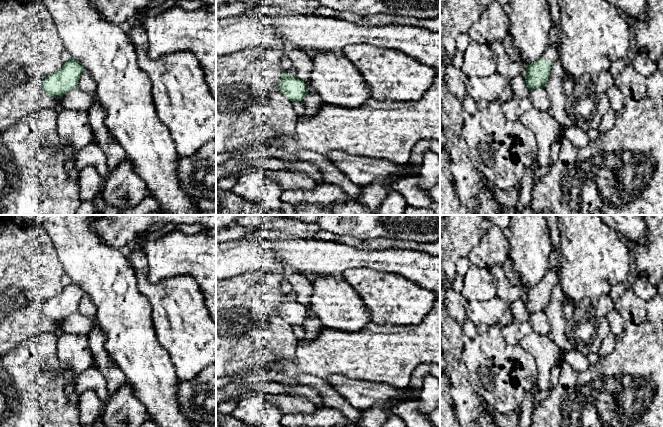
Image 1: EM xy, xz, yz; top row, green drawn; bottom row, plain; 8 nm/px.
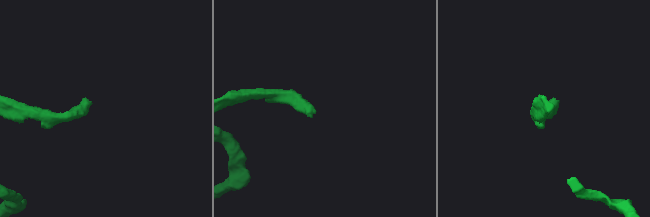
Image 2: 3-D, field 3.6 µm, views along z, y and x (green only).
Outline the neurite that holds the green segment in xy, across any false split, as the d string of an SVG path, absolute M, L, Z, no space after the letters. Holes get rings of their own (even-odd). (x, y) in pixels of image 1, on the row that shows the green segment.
M71 58L63 64L61 70L48 75L43 80L43 90L47 94L60 99L77 87L80 76L84 71L84 66Z

